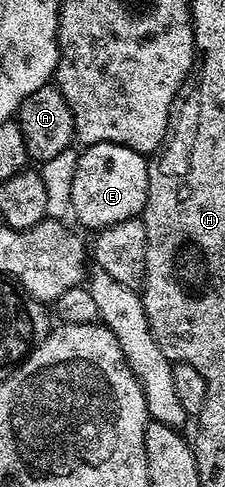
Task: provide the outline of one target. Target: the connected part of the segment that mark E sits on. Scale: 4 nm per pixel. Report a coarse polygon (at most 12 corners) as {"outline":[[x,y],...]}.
{"outline":[[112,142],[73,172],[73,218],[90,232],[140,217],[148,159]]}

